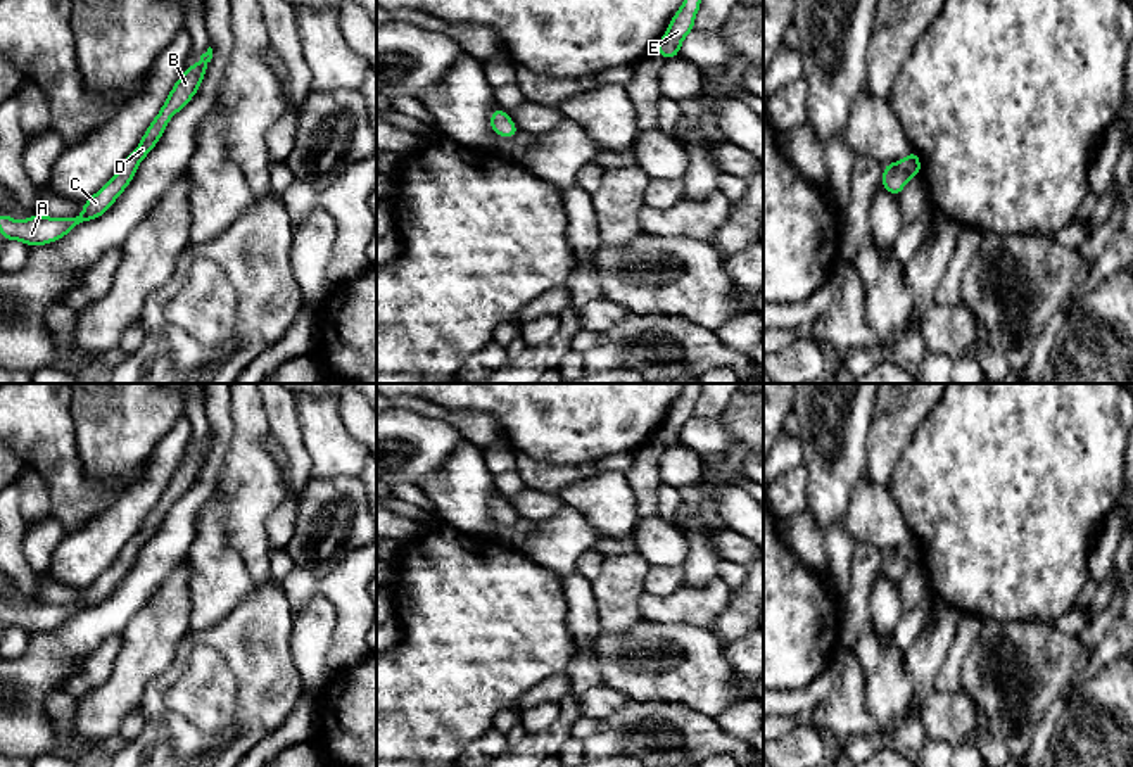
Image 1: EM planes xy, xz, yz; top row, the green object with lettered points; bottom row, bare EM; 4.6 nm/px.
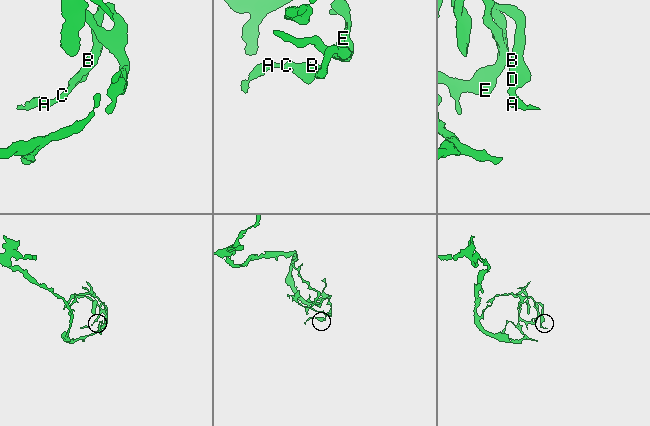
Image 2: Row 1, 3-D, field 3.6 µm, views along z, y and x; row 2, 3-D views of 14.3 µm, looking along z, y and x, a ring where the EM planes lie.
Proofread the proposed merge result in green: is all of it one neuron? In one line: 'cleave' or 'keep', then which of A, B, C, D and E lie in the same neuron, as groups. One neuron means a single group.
keep; A B C D E

